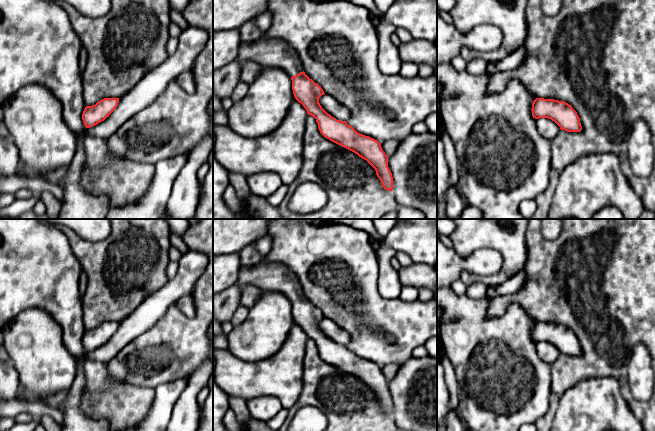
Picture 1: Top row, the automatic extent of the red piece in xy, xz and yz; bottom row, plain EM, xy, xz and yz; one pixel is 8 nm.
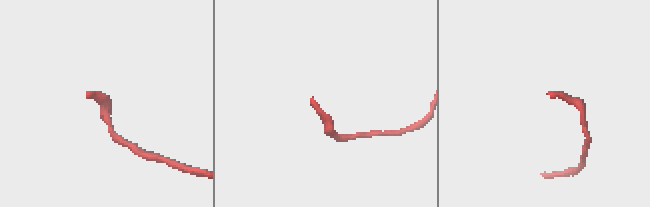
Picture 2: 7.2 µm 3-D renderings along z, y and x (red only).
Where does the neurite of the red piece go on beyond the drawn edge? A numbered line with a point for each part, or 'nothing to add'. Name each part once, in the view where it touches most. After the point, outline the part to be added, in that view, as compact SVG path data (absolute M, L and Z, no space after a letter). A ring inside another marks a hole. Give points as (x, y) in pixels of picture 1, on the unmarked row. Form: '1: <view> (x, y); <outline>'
1: xz (349, 405); M311 339L306 342L301 395L288 409L288 416L278 431L288 431L297 411L305 406L315 406L326 415L328 425L324 431L398 431L393 416L383 412L375 393L354 376L325 362Z

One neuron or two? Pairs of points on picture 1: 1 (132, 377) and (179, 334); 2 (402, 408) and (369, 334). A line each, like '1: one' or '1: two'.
1: one
2: two

